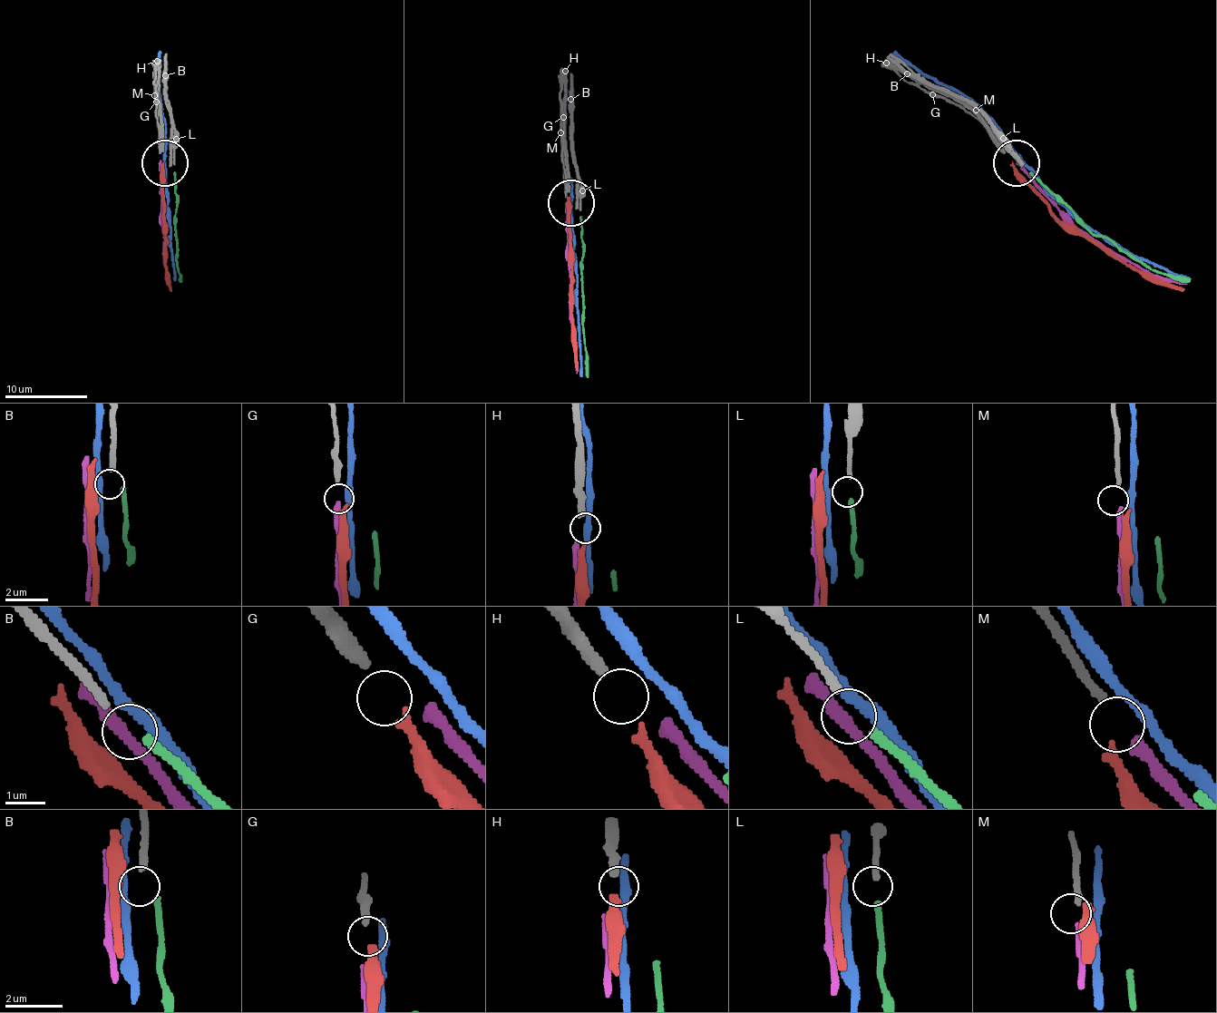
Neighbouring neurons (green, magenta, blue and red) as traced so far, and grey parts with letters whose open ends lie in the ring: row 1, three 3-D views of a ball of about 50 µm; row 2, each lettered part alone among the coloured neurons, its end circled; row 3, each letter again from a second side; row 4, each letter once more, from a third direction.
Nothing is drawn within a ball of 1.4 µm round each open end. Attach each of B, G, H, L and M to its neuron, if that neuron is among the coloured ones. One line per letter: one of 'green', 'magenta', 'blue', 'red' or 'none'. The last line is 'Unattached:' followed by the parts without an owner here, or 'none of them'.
B: none
G: none
H: red
L: green
M: magenta
Unattached: B, G

